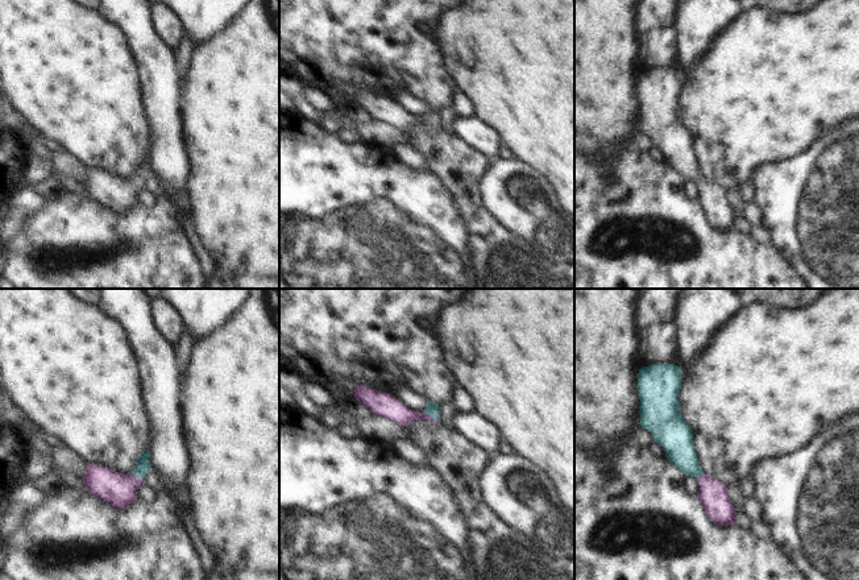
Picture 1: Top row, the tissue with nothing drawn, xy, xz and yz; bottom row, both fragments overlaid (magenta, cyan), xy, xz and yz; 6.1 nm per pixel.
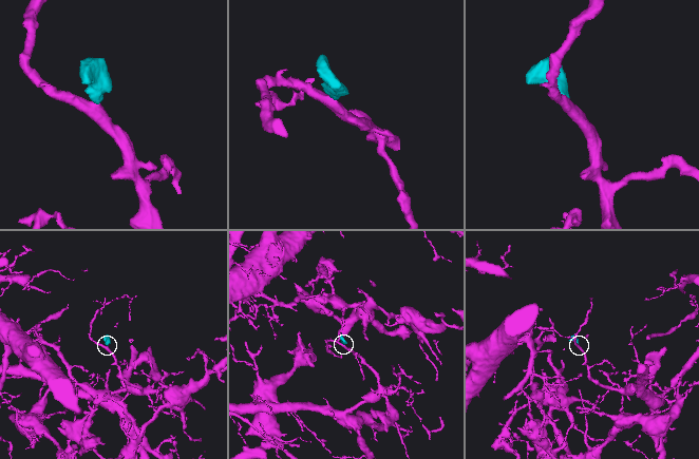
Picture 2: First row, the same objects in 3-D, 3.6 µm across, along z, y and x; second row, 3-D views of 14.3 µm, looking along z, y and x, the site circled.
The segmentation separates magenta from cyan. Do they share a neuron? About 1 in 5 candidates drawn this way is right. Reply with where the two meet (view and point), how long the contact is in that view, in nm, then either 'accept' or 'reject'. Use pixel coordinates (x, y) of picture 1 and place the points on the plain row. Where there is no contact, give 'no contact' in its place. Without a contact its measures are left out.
xz (430, 121) | 130 nm | accept

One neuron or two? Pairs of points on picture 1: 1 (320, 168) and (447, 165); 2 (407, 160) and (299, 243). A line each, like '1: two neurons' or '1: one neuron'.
1: two neurons
2: two neurons

